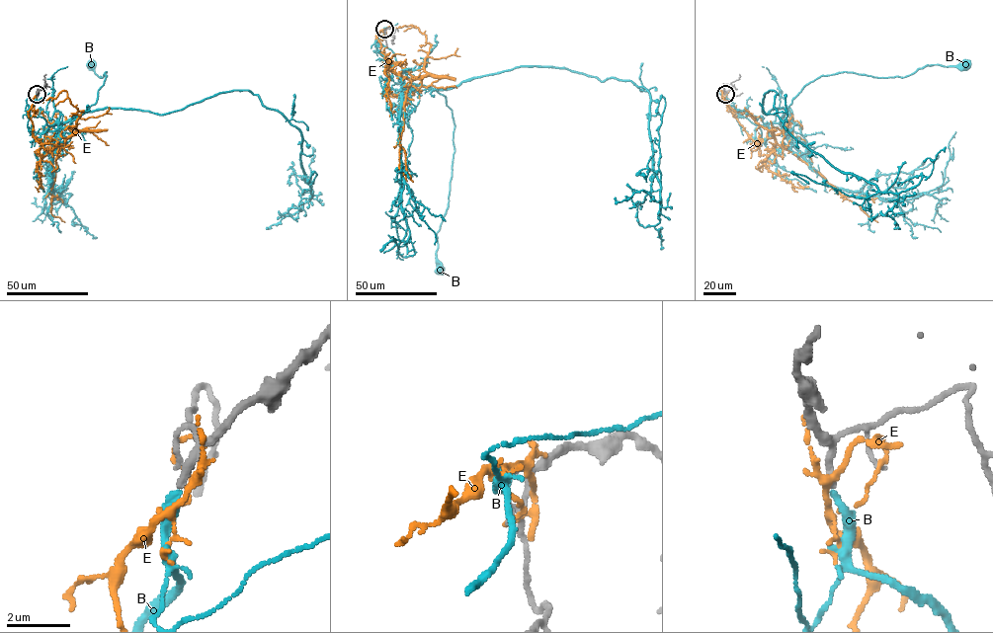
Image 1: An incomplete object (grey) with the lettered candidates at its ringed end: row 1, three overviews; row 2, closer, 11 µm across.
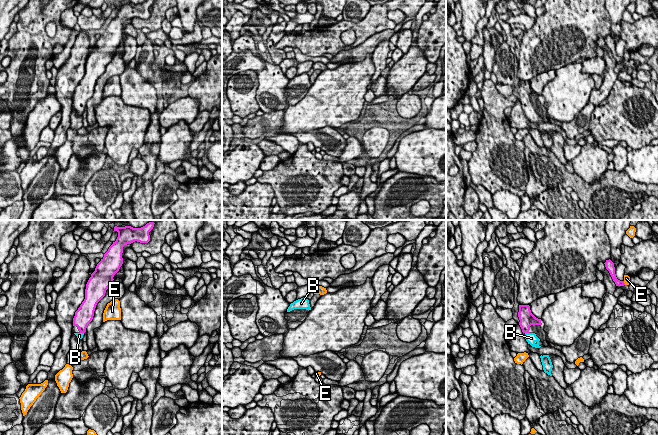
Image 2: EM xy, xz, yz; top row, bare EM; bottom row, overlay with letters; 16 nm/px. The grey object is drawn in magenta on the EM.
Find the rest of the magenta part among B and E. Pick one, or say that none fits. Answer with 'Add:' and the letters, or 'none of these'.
Add: B

